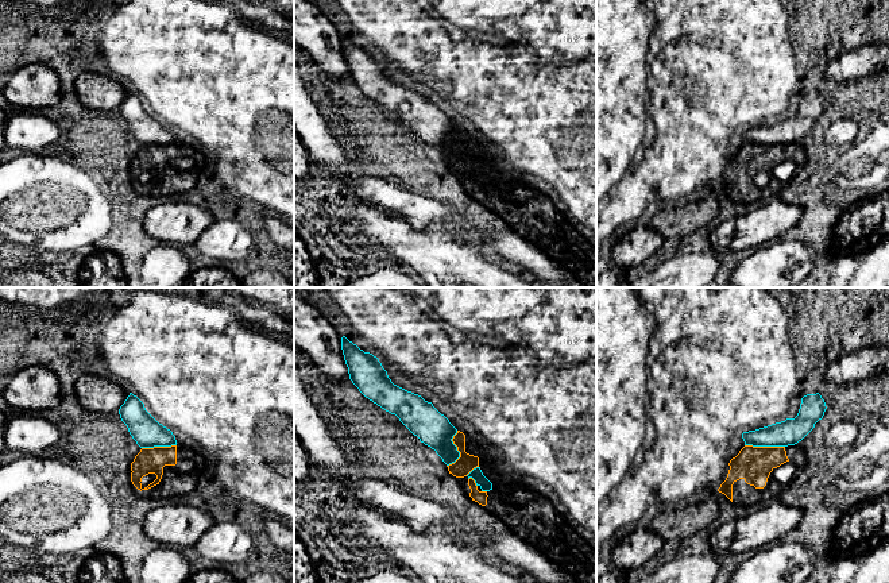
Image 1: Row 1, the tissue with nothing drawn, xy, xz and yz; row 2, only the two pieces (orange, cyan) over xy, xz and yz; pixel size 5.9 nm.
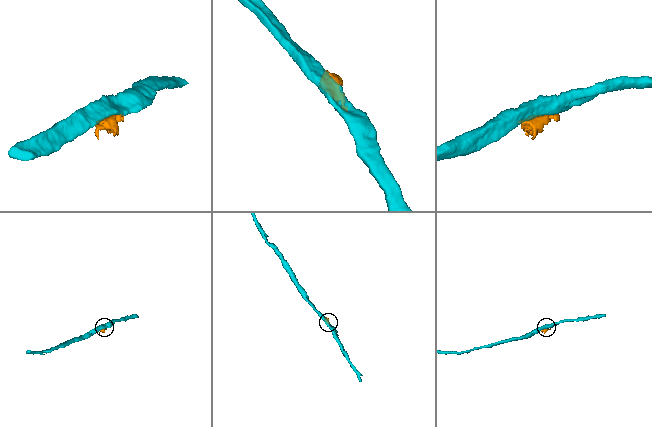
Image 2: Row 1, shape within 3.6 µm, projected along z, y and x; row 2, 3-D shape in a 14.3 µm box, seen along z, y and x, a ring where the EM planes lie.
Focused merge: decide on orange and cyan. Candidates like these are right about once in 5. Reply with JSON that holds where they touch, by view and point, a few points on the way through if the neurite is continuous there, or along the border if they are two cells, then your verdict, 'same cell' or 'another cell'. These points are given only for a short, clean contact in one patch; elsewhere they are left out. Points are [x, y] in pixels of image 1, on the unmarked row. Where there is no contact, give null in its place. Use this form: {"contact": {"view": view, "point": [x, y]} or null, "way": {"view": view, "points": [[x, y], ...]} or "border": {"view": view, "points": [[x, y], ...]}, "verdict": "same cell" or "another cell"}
{"contact": {"view": "yz", "point": [765, 145]}, "verdict": "another cell"}

